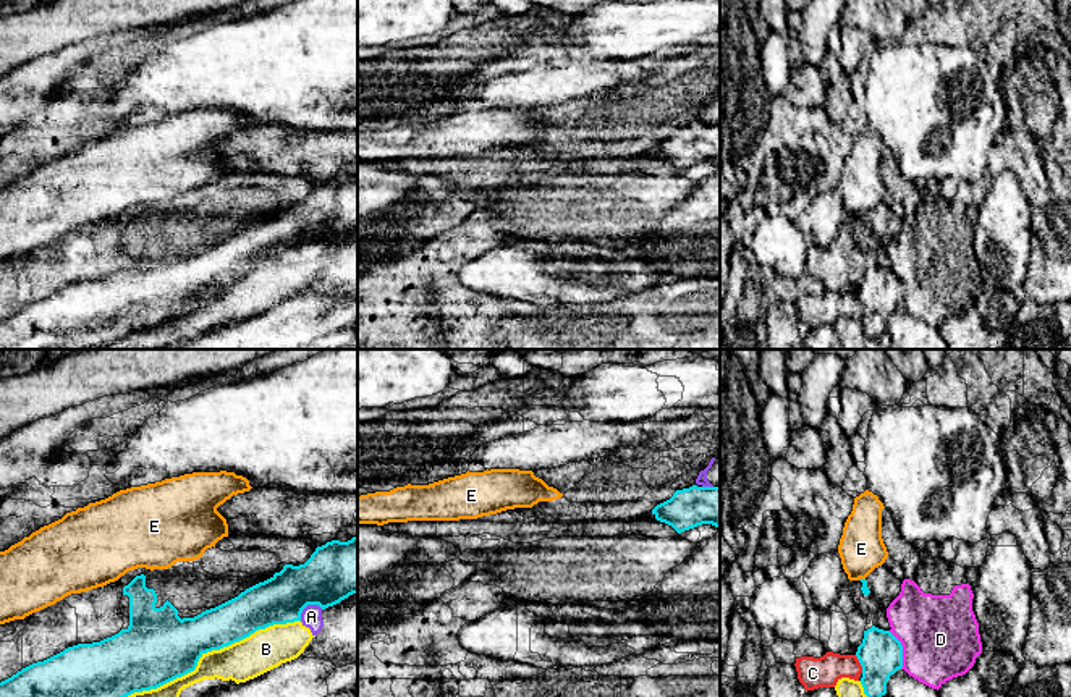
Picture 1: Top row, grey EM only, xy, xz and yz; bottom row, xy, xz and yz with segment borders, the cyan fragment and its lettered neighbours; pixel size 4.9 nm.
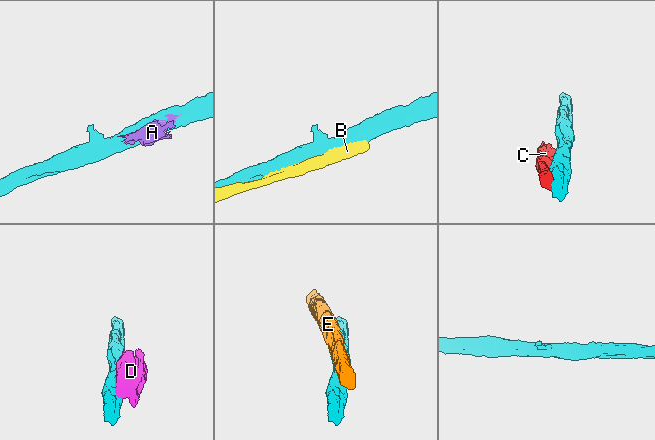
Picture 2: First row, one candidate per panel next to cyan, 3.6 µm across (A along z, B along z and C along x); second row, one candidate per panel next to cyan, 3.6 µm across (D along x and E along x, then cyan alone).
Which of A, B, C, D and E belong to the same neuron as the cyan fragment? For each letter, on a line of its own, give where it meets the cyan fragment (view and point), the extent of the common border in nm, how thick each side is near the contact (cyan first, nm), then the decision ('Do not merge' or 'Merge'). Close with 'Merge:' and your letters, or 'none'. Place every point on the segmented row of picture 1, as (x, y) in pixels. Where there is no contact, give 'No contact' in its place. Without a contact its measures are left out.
A: Touches cyan at xy (308, 604). Shared border 130 nm. Thickness 280 nm (cyan) against 110 nm. Do not merge
B: Touches cyan at xy (211, 650). Shared border 950 nm. Thickness 340 nm (cyan) against 200 nm. Do not merge
C: Touches cyan at yz (859, 662). Shared border 100 nm. Thickness 220 nm (cyan) against 160 nm. Do not merge
D: Touches cyan at yz (901, 650). Shared border 200 nm. Thickness 220 nm (cyan) against 380 nm. Do not merge
E: Touches cyan at yz (861, 579). Shared border 40 nm. Thickness 40 nm (cyan) against 220 nm. Do not merge
Merge: none

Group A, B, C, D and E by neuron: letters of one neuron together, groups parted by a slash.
A C / B / D / E

